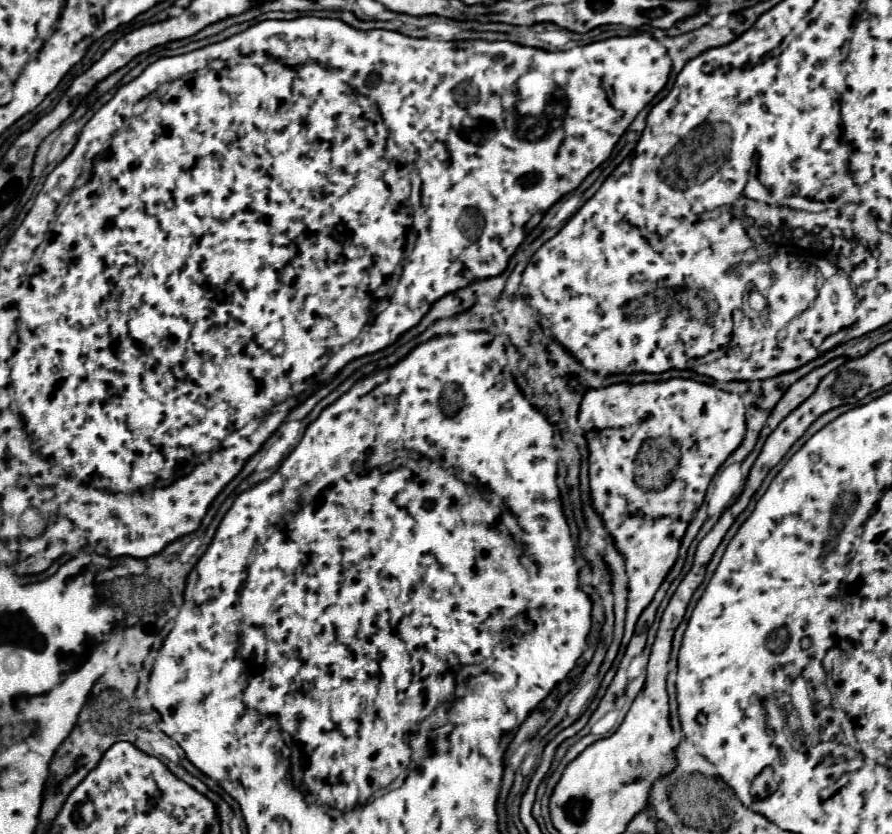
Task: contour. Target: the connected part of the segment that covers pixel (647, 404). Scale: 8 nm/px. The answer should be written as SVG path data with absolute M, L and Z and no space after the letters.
M675 377L667 381L637 383L637 385L615 383L609 387L585 391L579 409L579 427L585 431L585 439L589 443L589 479L591 479L593 507L597 513L601 513L605 527L613 535L615 545L623 553L627 563L627 577L629 577L629 599L627 599L627 621L625 621L625 643L627 643L633 635L639 615L653 601L653 595L657 593L659 585L665 581L667 573L675 565L681 539L687 531L691 515L703 503L707 485L711 483L717 469L741 445L745 437L745 405L737 393L727 393L711 383L699 383L693 379Z

